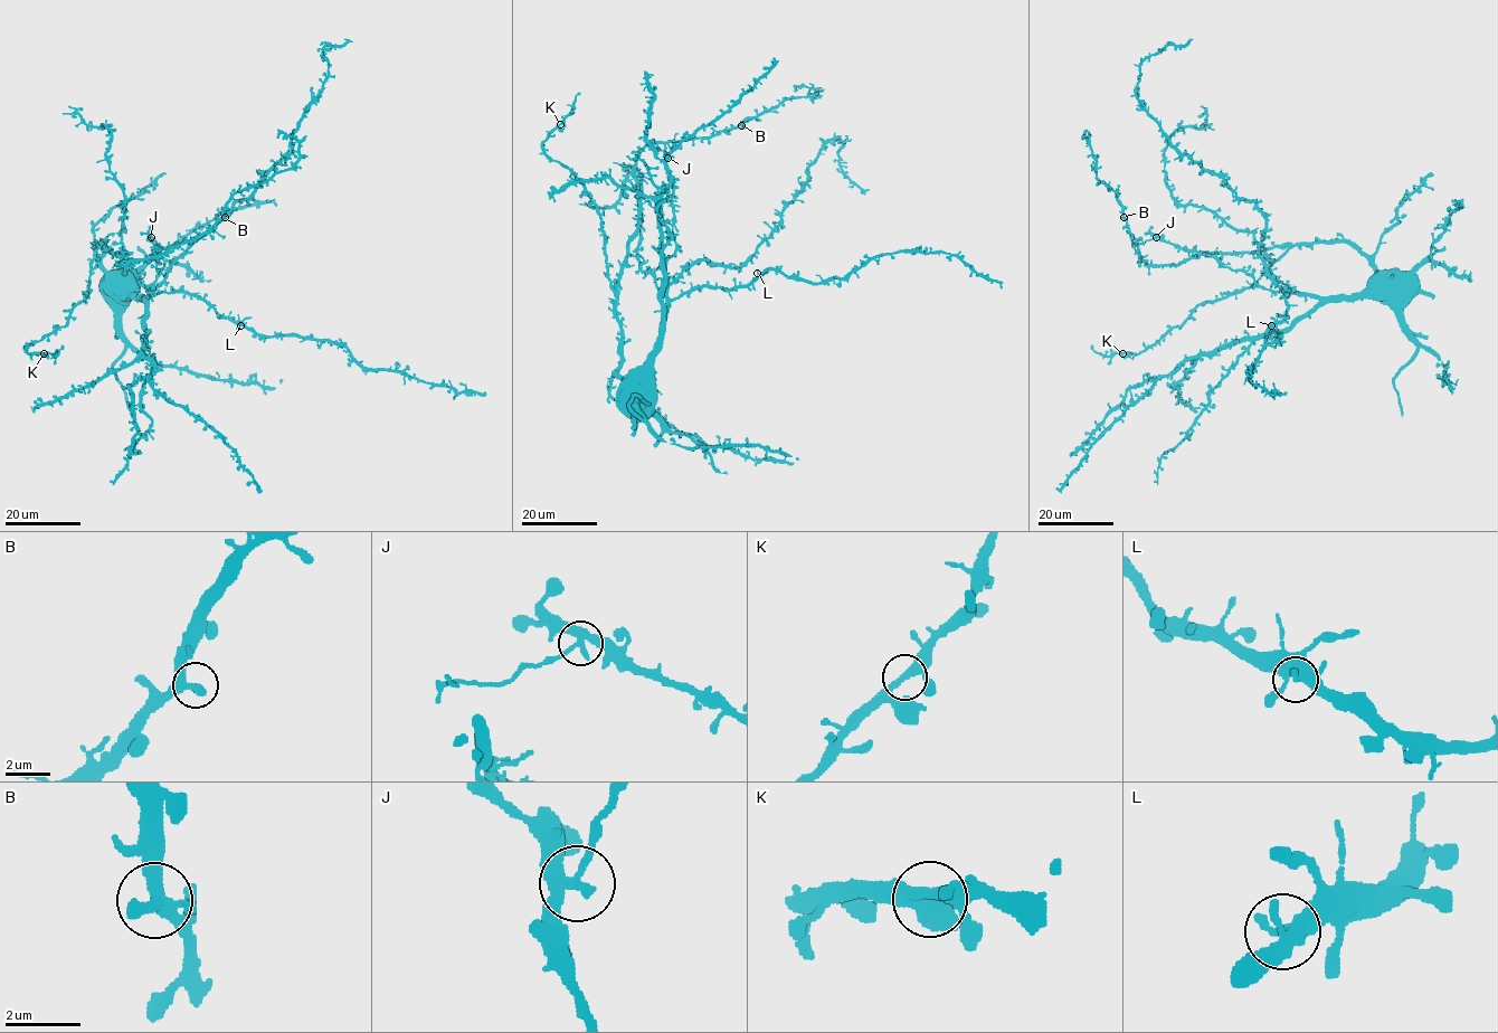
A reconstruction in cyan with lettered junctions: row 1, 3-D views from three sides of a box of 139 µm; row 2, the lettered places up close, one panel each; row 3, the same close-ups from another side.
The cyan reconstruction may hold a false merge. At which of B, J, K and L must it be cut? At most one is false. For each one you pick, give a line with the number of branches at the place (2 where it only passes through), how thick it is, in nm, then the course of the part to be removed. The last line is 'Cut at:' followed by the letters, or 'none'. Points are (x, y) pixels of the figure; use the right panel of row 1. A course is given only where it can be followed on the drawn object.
J: 3 | 300 nm | (1155, 237), (1131, 246)
Cut at: J

